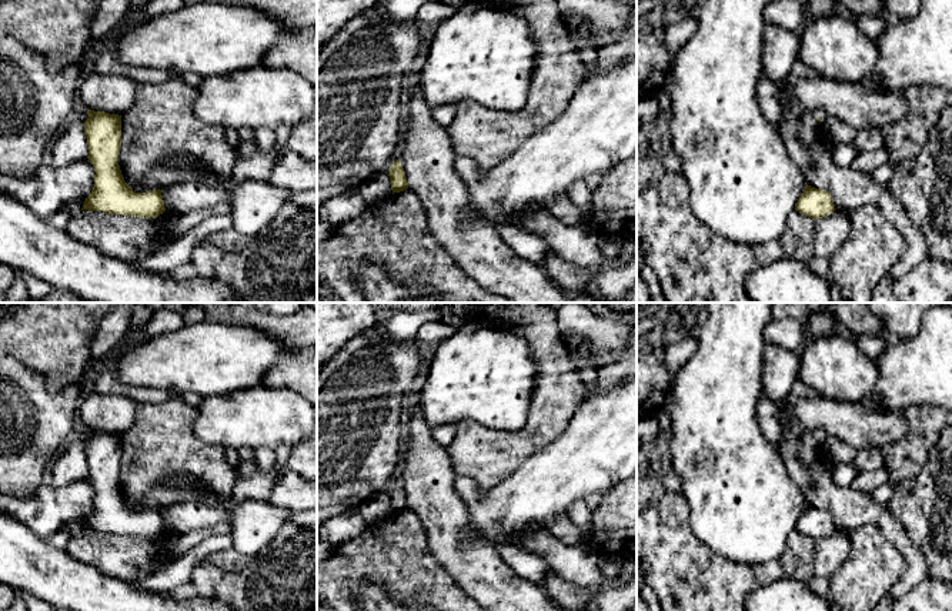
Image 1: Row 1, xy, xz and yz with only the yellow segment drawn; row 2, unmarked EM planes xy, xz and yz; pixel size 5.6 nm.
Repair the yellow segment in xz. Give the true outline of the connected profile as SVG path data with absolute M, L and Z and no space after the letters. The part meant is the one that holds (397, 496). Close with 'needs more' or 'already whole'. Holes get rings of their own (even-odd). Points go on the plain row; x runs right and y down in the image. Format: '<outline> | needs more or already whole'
M398 480L388 488L391 510L394 512L400 512L408 508L405 491Z | already whole

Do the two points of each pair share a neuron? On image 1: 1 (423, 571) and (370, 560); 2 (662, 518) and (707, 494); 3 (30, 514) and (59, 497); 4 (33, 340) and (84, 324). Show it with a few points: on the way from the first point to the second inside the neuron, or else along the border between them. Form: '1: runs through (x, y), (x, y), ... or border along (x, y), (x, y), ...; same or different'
1: runs through (410, 568), (401, 560), (383, 560); same
2: border along (680, 491), (688, 506), (690, 530), (697, 537); different
3: runs through (37, 513), (43, 513), (52, 504); same
4: runs through (46, 327), (49, 324), (72, 324); same

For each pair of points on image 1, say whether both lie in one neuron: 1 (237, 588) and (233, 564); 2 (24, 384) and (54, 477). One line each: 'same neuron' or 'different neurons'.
1: different neurons
2: different neurons

